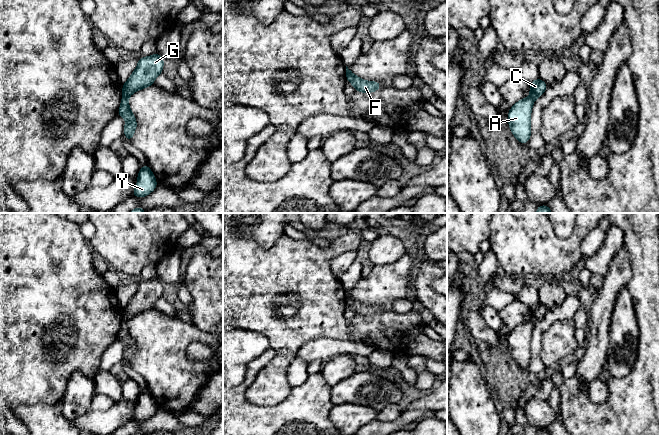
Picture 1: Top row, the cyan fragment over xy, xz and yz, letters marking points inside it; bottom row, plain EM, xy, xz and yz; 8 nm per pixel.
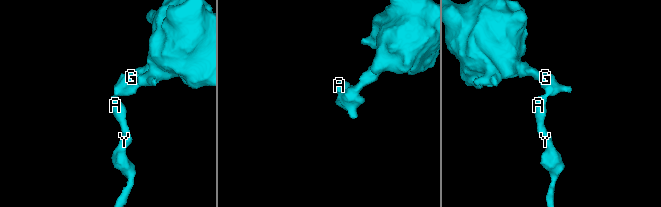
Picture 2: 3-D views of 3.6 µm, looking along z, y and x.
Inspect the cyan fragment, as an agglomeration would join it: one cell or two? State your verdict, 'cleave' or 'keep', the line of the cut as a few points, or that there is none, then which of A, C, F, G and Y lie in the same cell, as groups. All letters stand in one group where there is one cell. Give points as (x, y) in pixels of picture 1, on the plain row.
cleave; cut xy (122, 320), (127, 322); groups A Y / C F G

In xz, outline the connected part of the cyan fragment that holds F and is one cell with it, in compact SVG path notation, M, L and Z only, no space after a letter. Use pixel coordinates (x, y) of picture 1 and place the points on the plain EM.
M352 295L346 297L345 303L353 309L355 315L361 317L373 317L375 315L378 315L382 311L382 308L380 306L365 305L356 300Z

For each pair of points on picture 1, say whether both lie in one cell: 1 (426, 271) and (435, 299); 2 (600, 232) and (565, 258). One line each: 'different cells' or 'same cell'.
1: same cell
2: different cells

